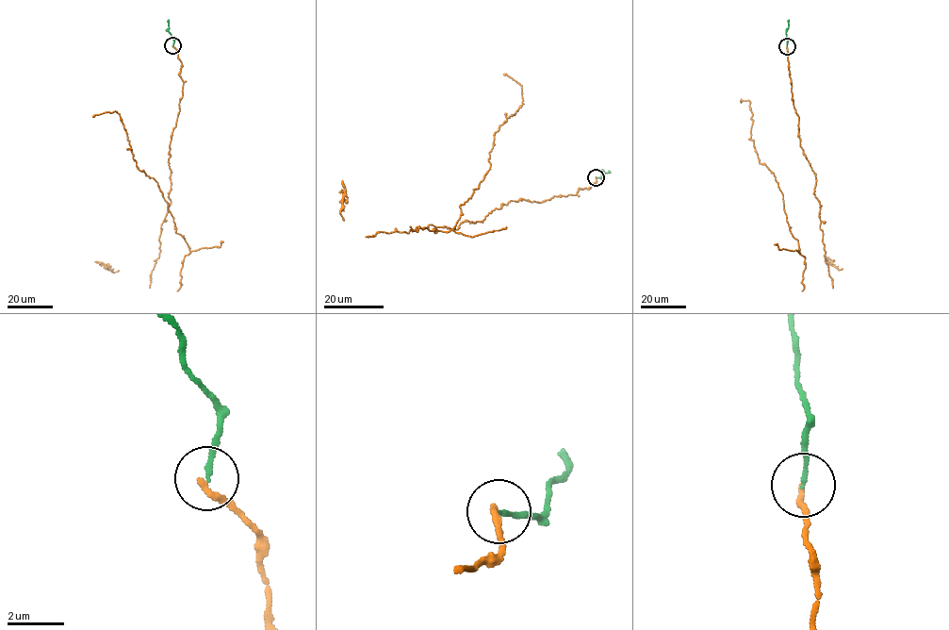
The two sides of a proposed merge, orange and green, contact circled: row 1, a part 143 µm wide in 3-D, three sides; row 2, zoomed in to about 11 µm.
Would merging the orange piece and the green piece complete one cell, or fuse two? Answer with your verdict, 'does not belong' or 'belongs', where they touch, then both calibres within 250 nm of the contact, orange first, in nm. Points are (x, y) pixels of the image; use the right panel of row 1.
belongs; at (787, 46); 200 nm thick on the orange side, 150 nm on the other

